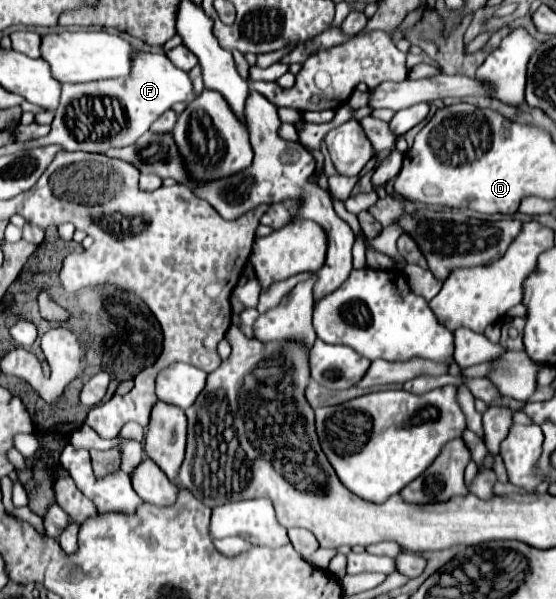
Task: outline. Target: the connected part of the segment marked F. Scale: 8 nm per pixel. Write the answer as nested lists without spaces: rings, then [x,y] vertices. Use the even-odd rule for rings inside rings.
[[[137,51],[131,57],[131,73],[127,77],[75,83],[61,87],[61,101],[55,109],[51,133],[33,145],[59,143],[67,151],[103,153],[111,147],[135,143],[139,135],[149,131],[151,123],[177,101],[191,101],[193,85],[185,71],[175,67],[165,53]]]

